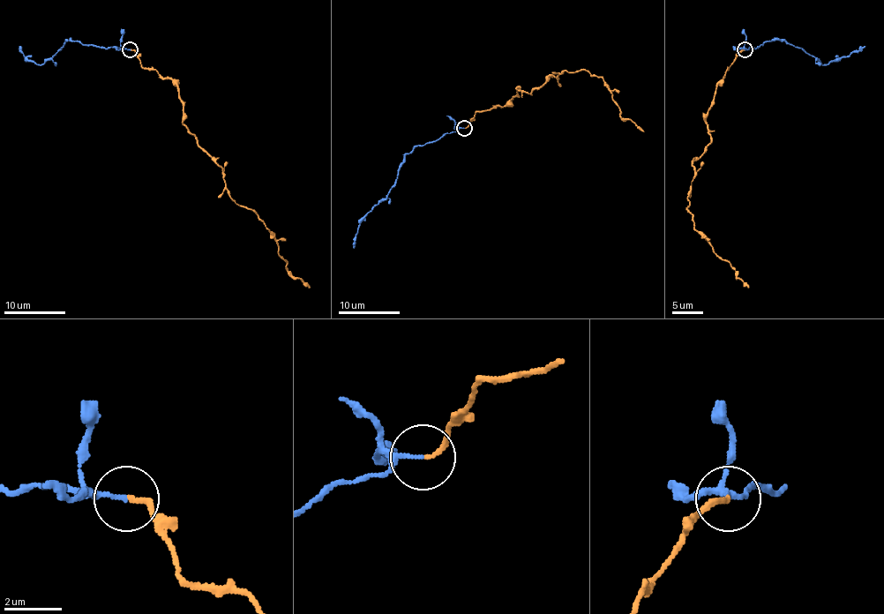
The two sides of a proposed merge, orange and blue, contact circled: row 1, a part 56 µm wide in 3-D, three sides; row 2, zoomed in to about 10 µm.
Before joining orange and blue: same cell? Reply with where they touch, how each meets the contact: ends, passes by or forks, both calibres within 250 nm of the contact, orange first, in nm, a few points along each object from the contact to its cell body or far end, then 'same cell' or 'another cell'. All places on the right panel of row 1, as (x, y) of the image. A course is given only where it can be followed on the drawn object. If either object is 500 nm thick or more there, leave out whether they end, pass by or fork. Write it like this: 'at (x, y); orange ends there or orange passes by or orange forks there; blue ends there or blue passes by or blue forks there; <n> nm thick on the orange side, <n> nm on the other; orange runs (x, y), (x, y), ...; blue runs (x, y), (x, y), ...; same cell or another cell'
at (745, 49); orange ends there; blue passes by; 170 nm thick on the orange side, 100 nm on the other; orange runs (745, 50), (737, 55), (716, 86), (706, 119), (710, 144), (693, 161), (687, 211), (693, 228), (748, 288); blue runs (745, 50), (750, 47), (756, 48), (773, 40), (800, 47), (821, 63), (858, 51), (865, 46); same cell

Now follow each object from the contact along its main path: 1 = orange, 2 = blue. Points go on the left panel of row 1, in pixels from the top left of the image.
1: (131, 50), (144, 67), (177, 86), (184, 127), (221, 168), (228, 194), (257, 215), (286, 269), (310, 288)
2: (130, 50), (82, 46), (71, 40), (41, 63), (27, 59), (19, 46)

